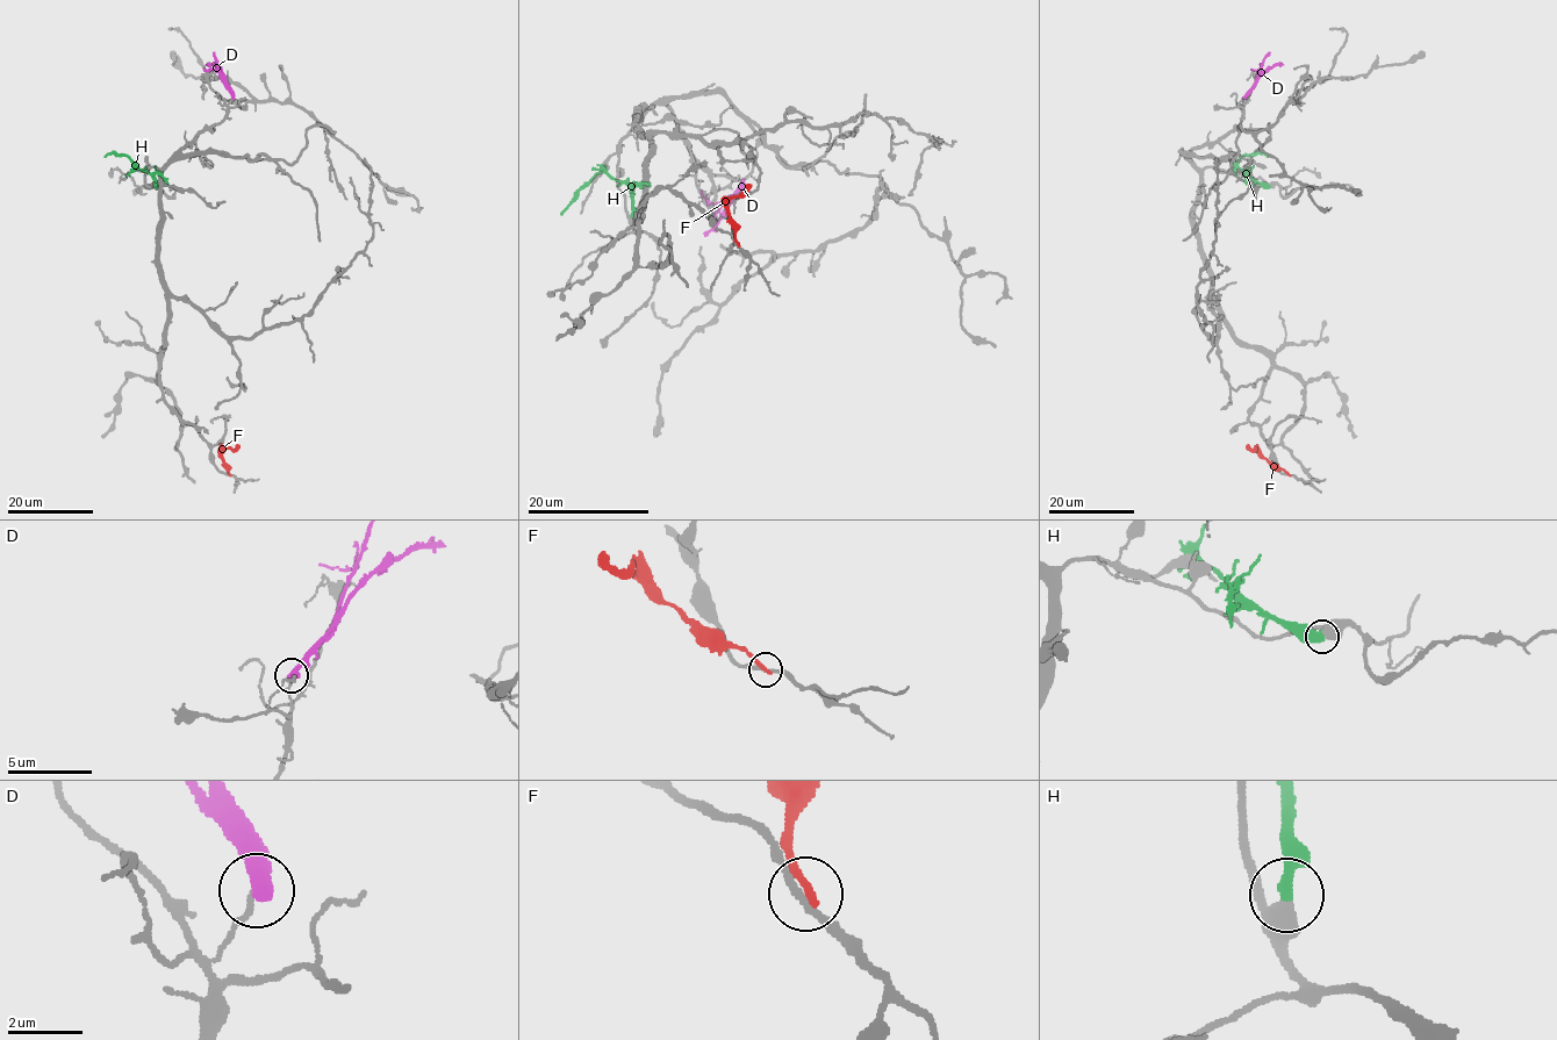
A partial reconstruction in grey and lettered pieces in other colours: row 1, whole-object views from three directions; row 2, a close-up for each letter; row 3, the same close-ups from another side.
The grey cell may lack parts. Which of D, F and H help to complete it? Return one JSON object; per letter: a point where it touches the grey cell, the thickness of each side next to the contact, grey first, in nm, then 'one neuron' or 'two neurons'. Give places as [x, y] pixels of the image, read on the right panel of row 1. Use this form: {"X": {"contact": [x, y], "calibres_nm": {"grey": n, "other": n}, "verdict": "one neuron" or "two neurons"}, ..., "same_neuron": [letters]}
{"D": {"contact": [1243, 98], "calibres_nm": {"grey": 120, "other": 440}, "verdict": "two neurons"}, "F": {"contact": [1289, 474], "calibres_nm": {"grey": 200, "other": 240}, "verdict": "two neurons"}, "H": {"contact": [1269, 186], "calibres_nm": {"grey": 400, "other": 440}, "verdict": "two neurons"}, "same_neuron": []}

